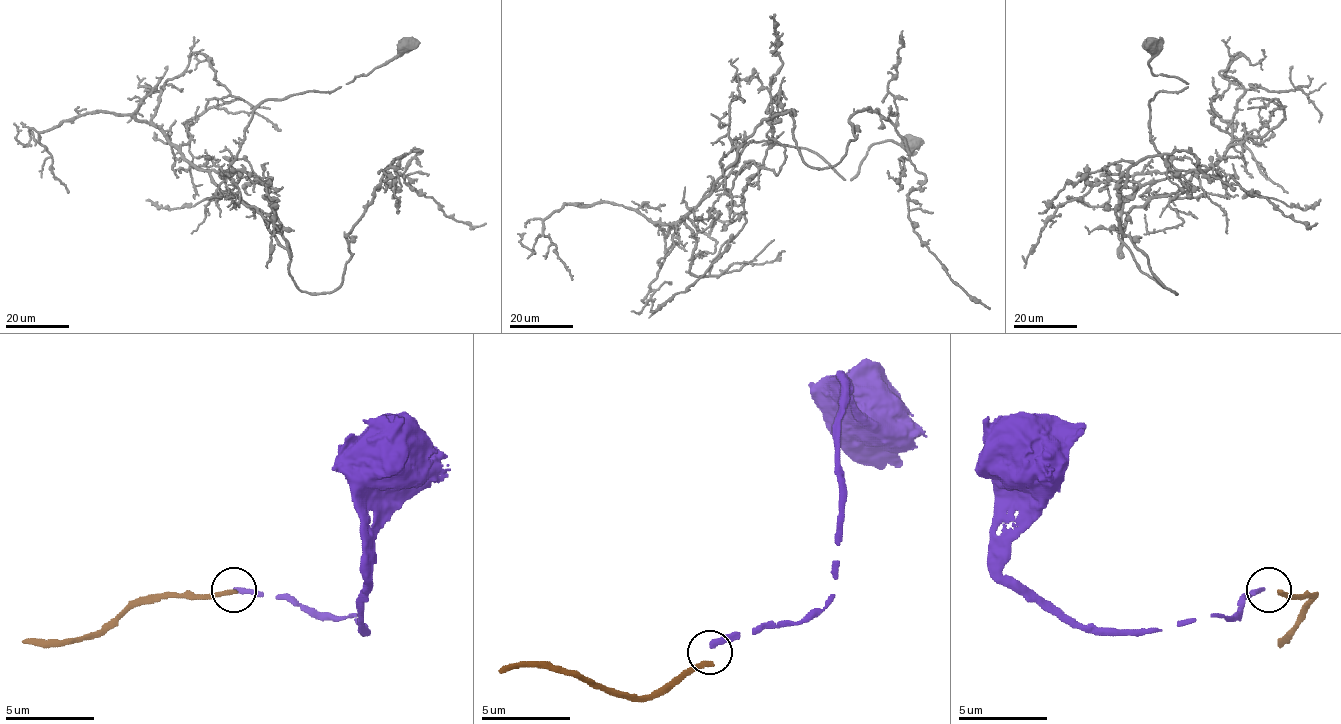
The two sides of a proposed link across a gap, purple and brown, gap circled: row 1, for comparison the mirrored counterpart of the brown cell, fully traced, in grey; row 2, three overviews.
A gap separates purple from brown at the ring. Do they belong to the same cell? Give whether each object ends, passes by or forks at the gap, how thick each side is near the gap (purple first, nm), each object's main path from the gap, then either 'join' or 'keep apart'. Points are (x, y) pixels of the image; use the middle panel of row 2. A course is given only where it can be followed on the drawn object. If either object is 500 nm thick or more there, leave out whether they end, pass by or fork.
purple ends there; brown ends there; 320 nm thick on the purple side, 280 nm on the other; purple runs (711, 649), (738, 631), (809, 622), (827, 604), (836, 546), (845, 386), (845, 399), (867, 403), (863, 408); brown runs (711, 662), (640, 698), (617, 698), (550, 667), (497, 671); keep apart

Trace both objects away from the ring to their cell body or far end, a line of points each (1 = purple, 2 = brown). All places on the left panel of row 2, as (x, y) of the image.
1: (234, 591), (355, 618), (359, 631), (364, 627), (368, 569), (368, 506), (391, 475), (386, 461)
2: (234, 591), (141, 600), (74, 640), (20, 640)

